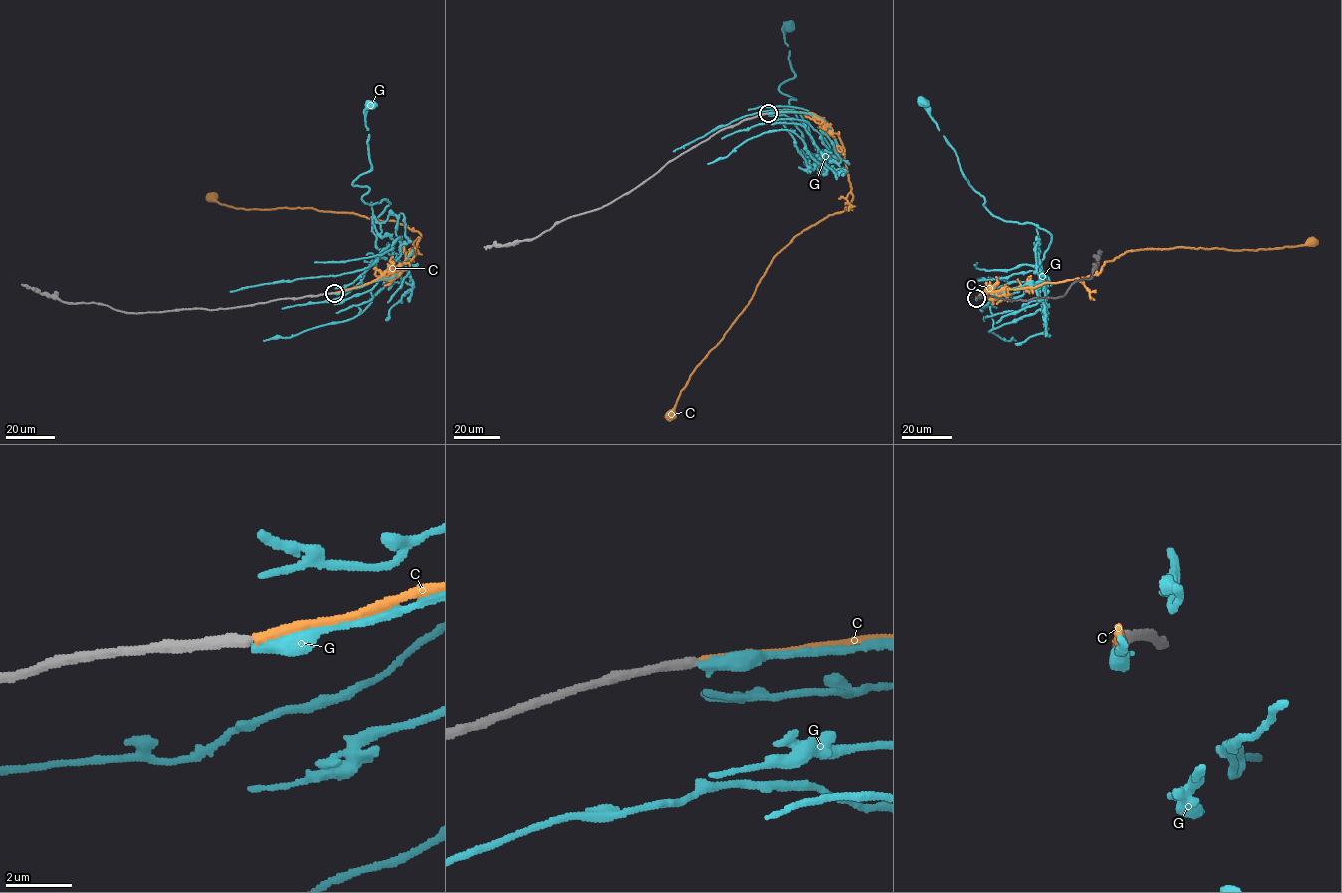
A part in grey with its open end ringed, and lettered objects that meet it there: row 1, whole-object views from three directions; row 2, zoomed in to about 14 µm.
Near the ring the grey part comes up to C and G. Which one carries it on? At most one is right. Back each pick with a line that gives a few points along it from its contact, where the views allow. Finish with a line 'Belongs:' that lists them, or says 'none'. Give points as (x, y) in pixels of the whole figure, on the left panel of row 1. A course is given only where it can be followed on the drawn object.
C: it runs (334, 293), (391, 277), (414, 257), (418, 231), (357, 214), (309, 207), (248, 210), (213, 198)
Belongs: C

